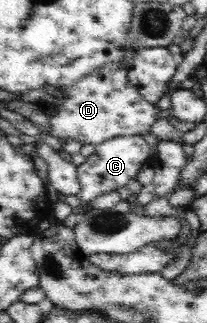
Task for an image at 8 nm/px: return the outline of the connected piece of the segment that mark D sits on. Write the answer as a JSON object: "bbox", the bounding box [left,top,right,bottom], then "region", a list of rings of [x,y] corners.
{"bbox":[41,55,158,146],"region":[[[132,55],[122,66],[107,66],[104,70],[93,72],[77,85],[65,90],[70,96],[66,100],[61,100],[62,105],[58,107],[58,114],[48,119],[50,127],[41,130],[58,137],[59,141],[74,138],[82,144],[95,143],[96,146],[116,135],[139,135],[150,131],[150,125],[158,119],[156,117],[158,110],[128,84],[126,69],[131,57]]]}

